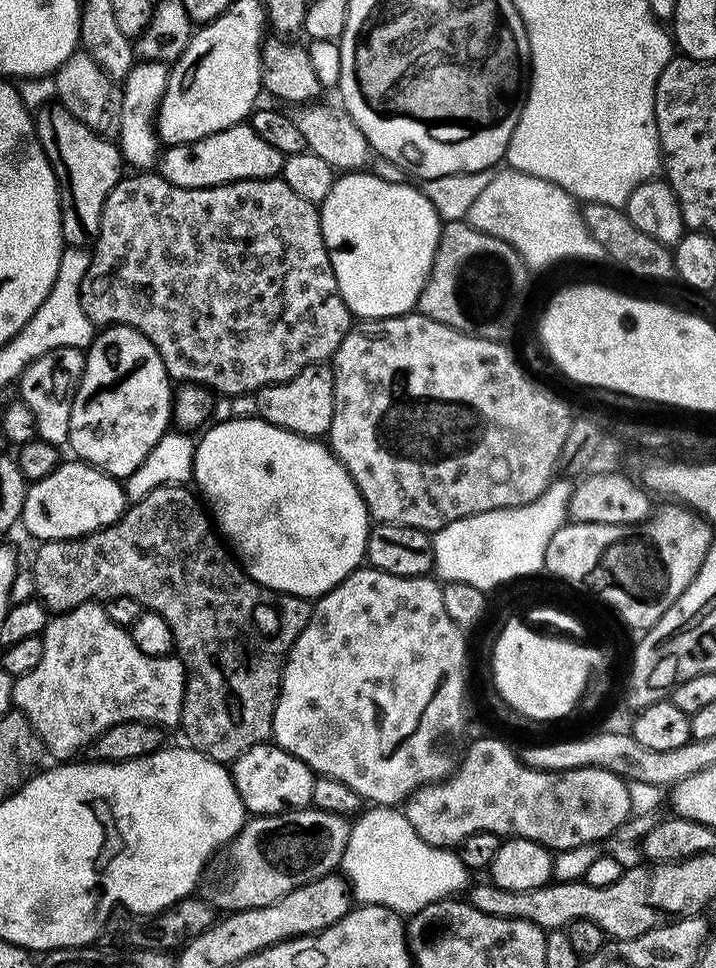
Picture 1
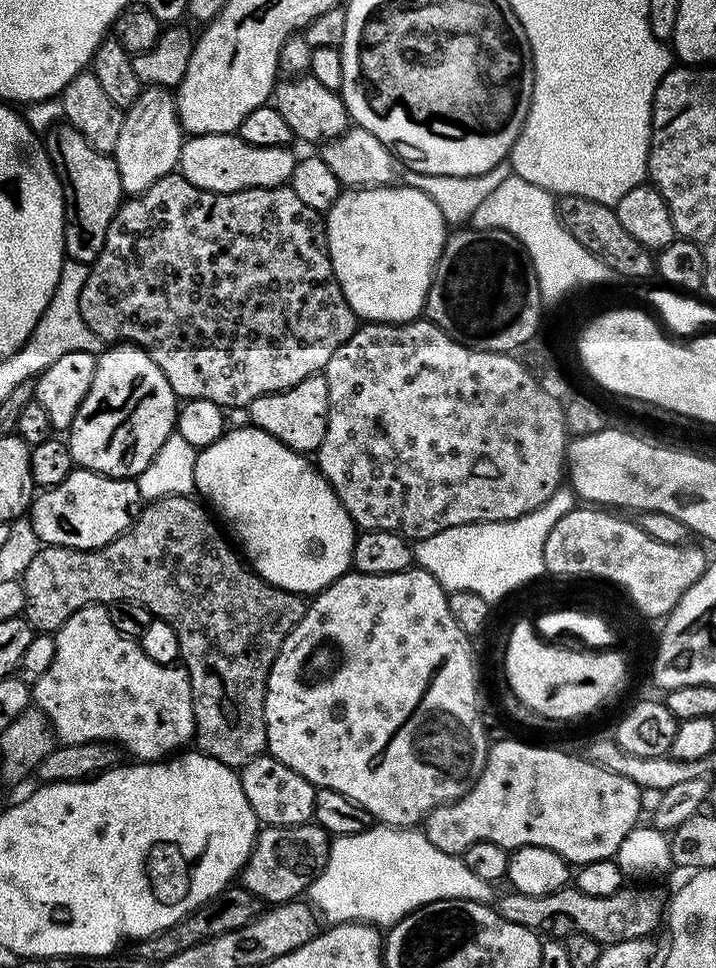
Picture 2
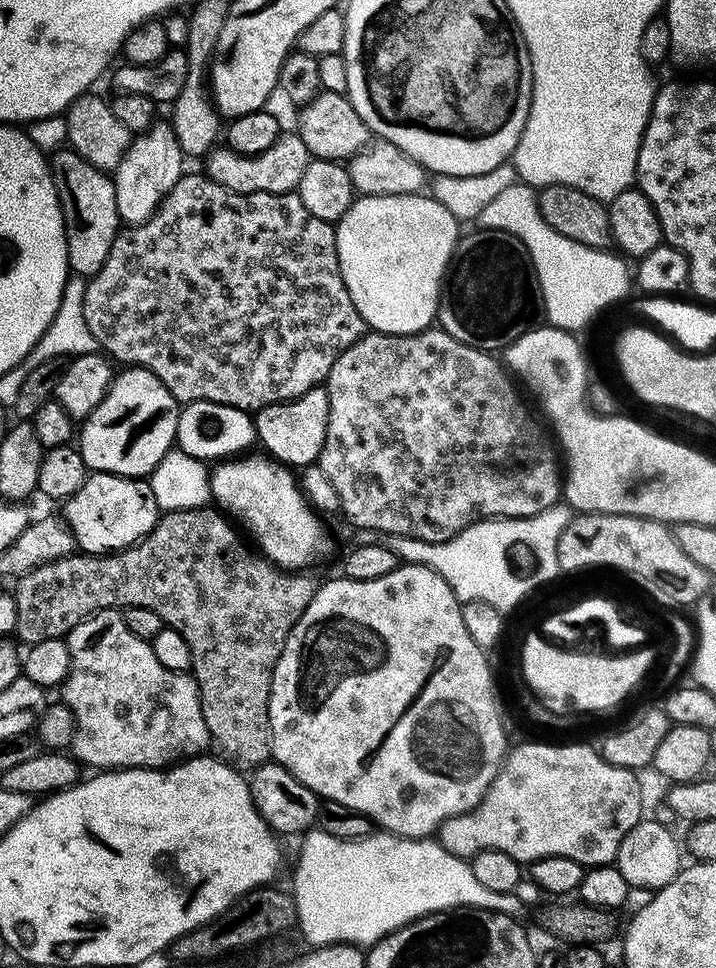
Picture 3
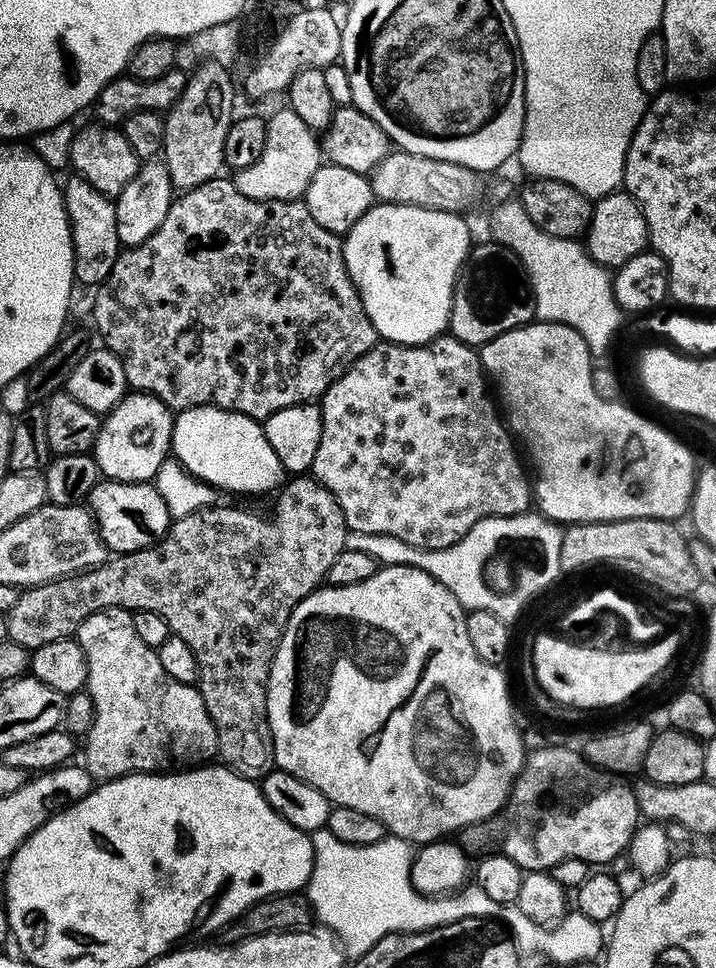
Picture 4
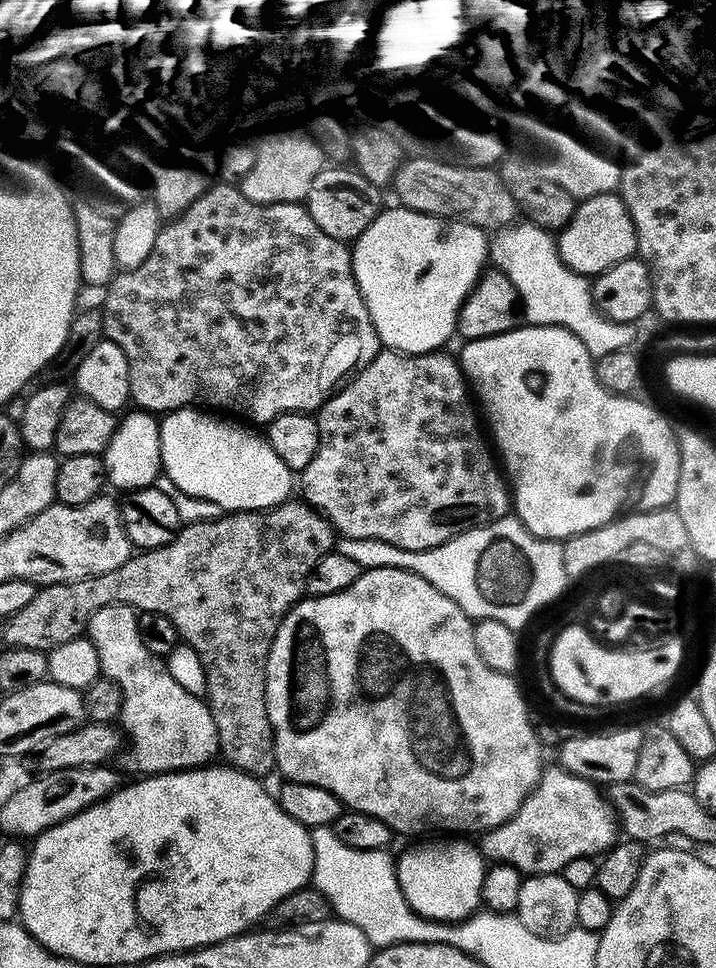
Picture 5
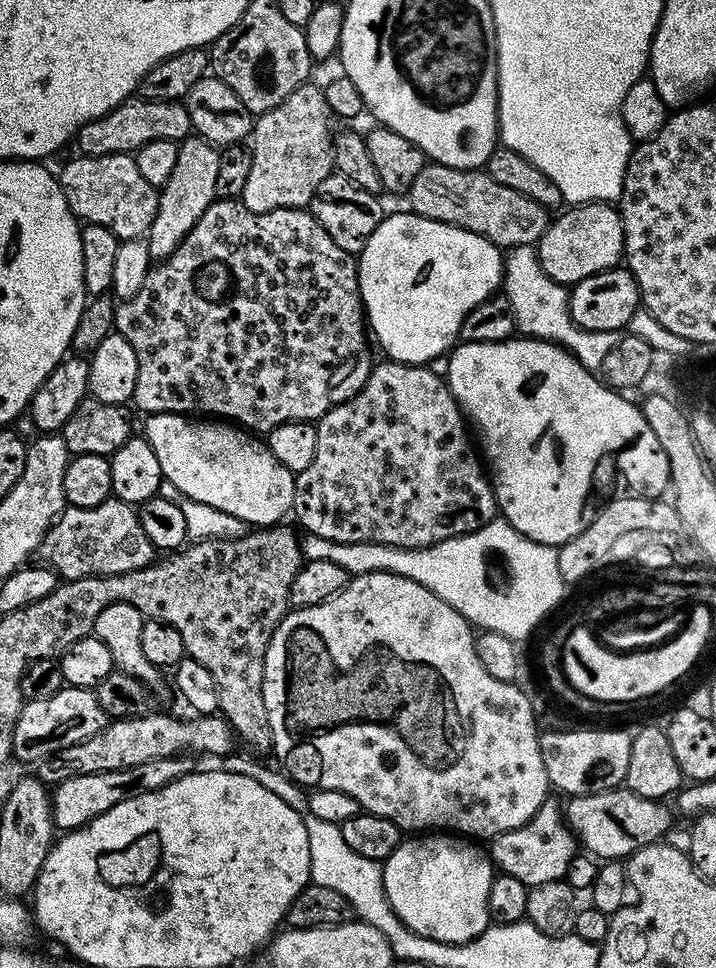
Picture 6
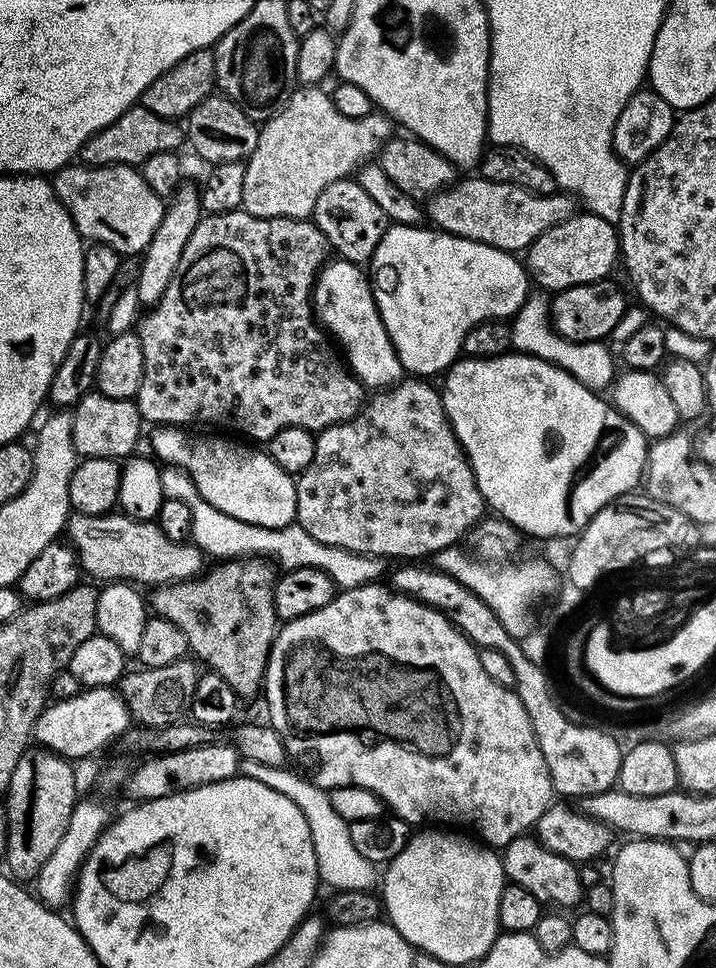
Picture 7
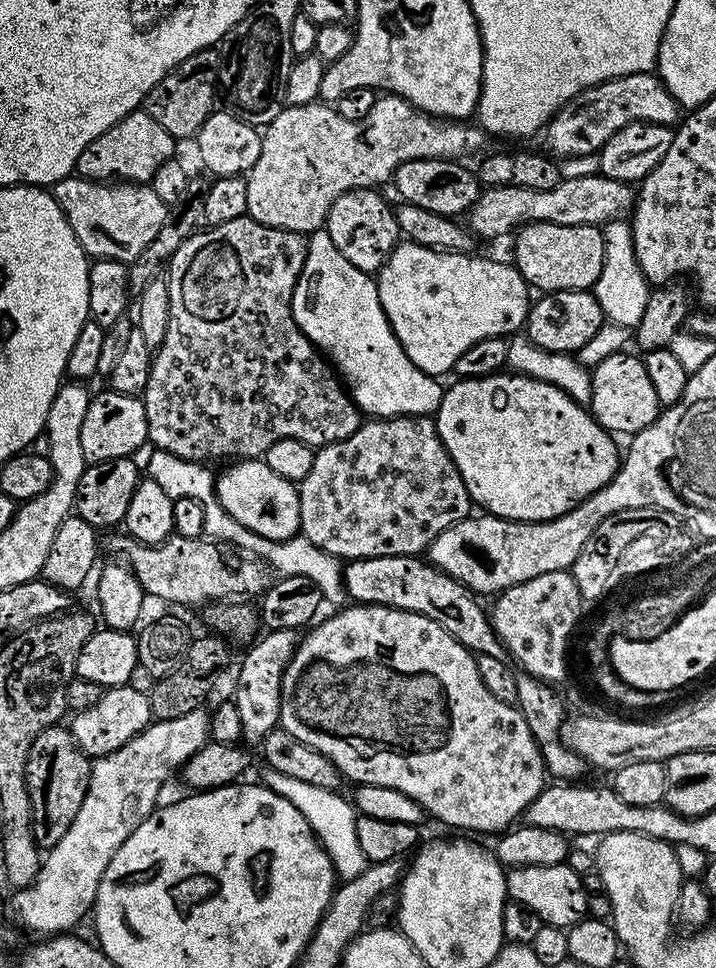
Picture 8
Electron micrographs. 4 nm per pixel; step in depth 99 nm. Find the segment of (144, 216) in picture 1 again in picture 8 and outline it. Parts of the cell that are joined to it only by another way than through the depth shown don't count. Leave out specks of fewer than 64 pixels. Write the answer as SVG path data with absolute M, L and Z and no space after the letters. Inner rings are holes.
M252 216L233 218L230 222L222 222L222 226L196 230L178 246L171 260L166 265L166 279L170 294L170 323L166 325L166 338L162 346L155 349L150 378L146 382L142 399L146 406L146 426L148 427L148 444L153 449L169 452L183 460L211 461L211 456L232 456L228 458L260 458L263 457L274 442L282 438L294 438L298 442L306 442L311 448L323 448L325 444L337 444L362 423L362 413L351 395L342 383L341 377L334 371L333 365L327 359L312 360L314 345L300 332L294 322L292 299L294 286L302 274L302 266L308 253L308 236L294 230L278 230L274 226L266 226Z

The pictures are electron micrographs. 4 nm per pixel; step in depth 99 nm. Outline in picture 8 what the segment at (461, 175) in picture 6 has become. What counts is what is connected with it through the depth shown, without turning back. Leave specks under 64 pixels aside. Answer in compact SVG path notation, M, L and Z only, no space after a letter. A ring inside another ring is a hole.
M601 174L561 179L554 190L530 190L514 186L485 187L474 206L466 213L466 227L473 236L484 241L496 240L499 236L511 237L525 224L538 222L550 222L558 226L603 226L609 220L627 217L632 211L633 203L634 188L631 183L612 180Z

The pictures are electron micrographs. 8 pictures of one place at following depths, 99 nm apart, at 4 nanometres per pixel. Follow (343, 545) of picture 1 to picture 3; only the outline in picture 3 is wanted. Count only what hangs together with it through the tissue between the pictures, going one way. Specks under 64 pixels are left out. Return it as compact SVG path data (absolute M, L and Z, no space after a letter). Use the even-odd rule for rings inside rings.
M267 454L228 458L211 469L212 500L219 511L244 523L243 531L256 539L255 547L273 564L289 570L304 570L328 552L324 524L304 498L293 469Z

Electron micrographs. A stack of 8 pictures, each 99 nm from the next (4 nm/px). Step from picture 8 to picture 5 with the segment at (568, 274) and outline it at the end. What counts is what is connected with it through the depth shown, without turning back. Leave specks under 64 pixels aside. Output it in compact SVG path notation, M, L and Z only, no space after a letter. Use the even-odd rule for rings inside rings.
M619 191L583 197L570 222L556 236L556 249L570 270L589 278L600 276L610 266L618 266L618 262L633 259L637 255L634 218L630 218L630 210L626 210Z

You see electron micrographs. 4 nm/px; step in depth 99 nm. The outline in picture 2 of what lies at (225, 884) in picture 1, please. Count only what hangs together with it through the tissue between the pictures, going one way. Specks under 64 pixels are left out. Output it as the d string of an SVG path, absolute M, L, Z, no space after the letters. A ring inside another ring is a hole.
M315 822L298 826L261 827L256 833L252 857L244 865L242 887L268 906L303 897L312 887L316 875L326 866L329 847L328 831Z

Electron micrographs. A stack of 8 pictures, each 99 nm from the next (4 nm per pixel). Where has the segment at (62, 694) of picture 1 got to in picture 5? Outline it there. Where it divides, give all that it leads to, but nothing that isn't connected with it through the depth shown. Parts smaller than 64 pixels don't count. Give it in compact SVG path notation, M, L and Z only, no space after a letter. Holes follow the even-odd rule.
M125 604L102 606L102 610L93 612L86 635L98 650L103 679L114 681L121 694L118 724L127 740L122 752L125 773L183 772L211 765L215 761L212 759L217 759L220 739L207 703L199 696L186 694L170 678L167 663L146 650L138 634L136 609Z

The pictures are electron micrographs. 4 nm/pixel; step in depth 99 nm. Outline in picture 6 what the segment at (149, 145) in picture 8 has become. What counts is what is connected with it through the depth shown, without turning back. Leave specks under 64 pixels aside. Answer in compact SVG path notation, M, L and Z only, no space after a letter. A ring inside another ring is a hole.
M129 98L114 110L86 122L76 131L74 144L77 144L79 155L102 158L106 154L135 154L146 142L158 142L158 138L181 141L193 135L187 103L171 100L154 102Z

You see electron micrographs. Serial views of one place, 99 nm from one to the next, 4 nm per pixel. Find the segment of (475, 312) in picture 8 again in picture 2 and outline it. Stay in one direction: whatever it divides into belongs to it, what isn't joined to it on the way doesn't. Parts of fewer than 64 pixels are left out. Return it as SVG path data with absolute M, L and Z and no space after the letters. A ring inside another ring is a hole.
M385 186L382 188L353 188L341 191L340 197L334 202L334 206L326 213L326 227L328 230L328 253L334 274L338 278L338 286L342 286L344 300L356 311L357 317L368 322L387 322L389 324L403 324L409 320L417 319L424 312L424 302L428 299L428 291L432 285L432 275L436 273L436 263L440 255L444 253L444 241L446 239L446 225L440 208L434 206L422 190L411 186Z

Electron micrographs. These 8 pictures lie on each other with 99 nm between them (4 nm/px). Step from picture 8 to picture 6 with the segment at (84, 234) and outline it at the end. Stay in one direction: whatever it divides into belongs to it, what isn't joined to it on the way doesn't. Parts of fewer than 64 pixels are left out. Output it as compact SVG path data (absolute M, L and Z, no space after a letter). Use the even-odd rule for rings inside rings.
M106 154L102 158L93 156L73 155L74 158L58 172L58 179L62 186L62 194L66 194L66 202L77 220L84 224L97 224L110 230L119 240L139 240L154 222L154 214L158 210L159 191L138 171L136 157L132 154Z

